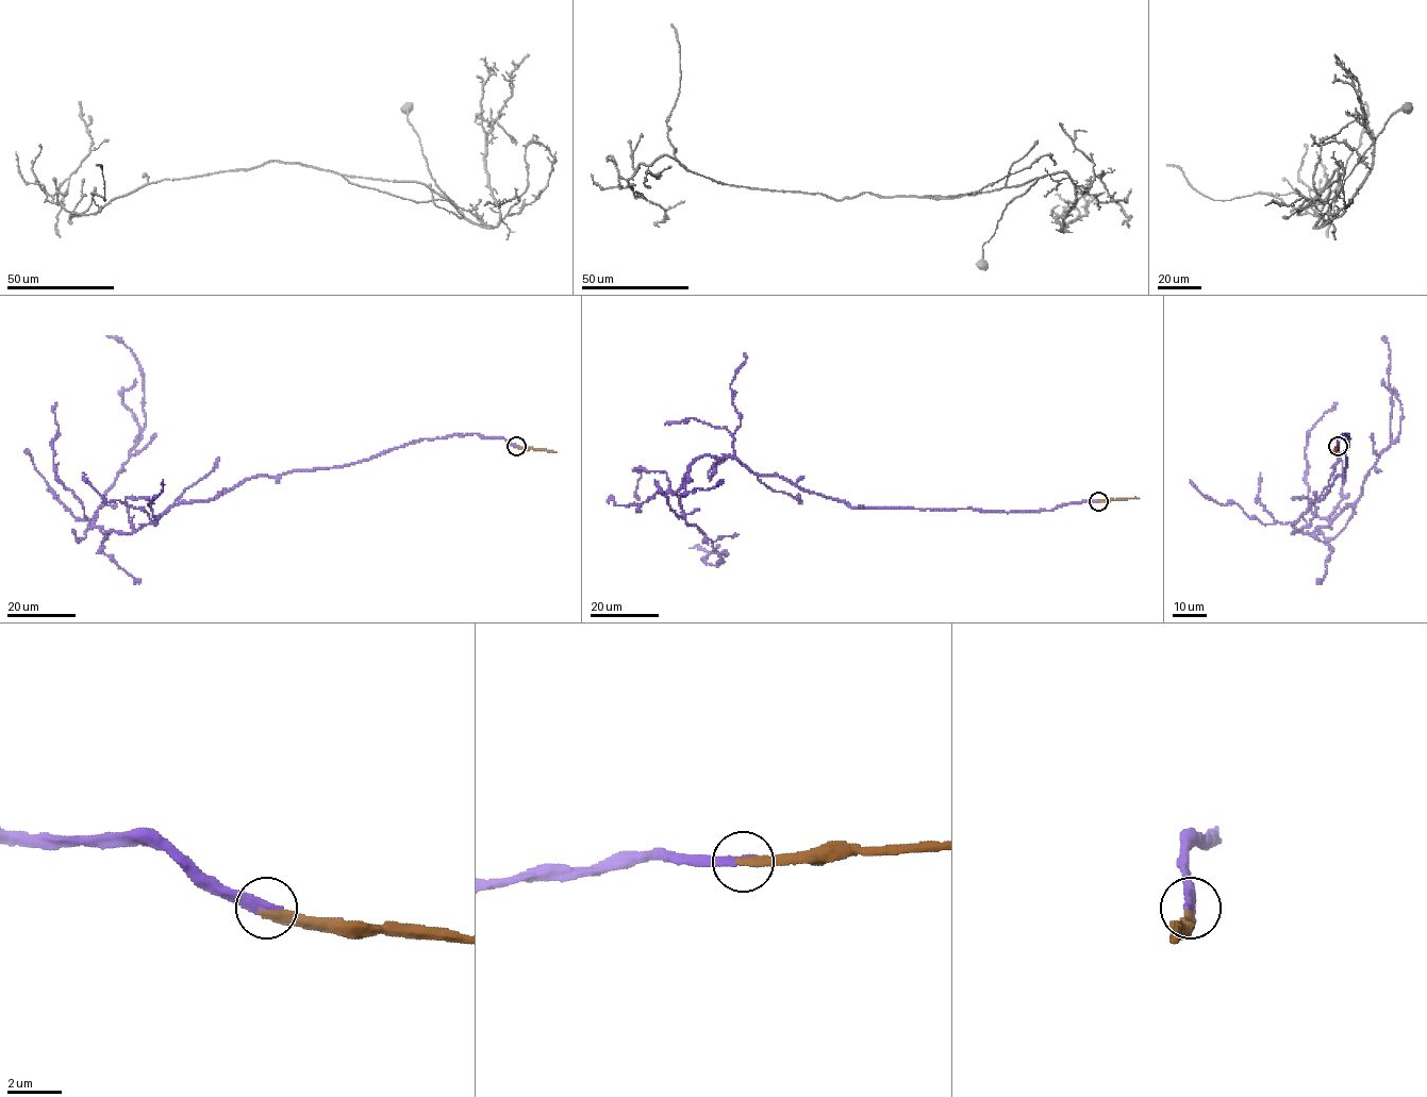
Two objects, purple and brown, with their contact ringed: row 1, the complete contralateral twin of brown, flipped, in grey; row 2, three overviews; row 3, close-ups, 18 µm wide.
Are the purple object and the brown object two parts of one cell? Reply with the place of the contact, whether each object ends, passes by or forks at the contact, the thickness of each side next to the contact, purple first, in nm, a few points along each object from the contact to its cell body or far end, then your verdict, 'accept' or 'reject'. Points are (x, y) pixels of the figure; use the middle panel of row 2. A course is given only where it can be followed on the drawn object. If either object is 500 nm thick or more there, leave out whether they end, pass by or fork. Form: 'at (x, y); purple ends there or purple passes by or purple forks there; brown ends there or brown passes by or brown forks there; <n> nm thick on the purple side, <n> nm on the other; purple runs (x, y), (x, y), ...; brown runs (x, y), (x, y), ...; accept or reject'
at (1098, 501); purple ends there; brown ends there; 360 nm thick on the purple side, 320 nm on the other; purple runs (1099, 501), (850, 508), (701, 454), (676, 496), (685, 521), (728, 553), (689, 547); brown runs (1099, 501), (1139, 498); accept

